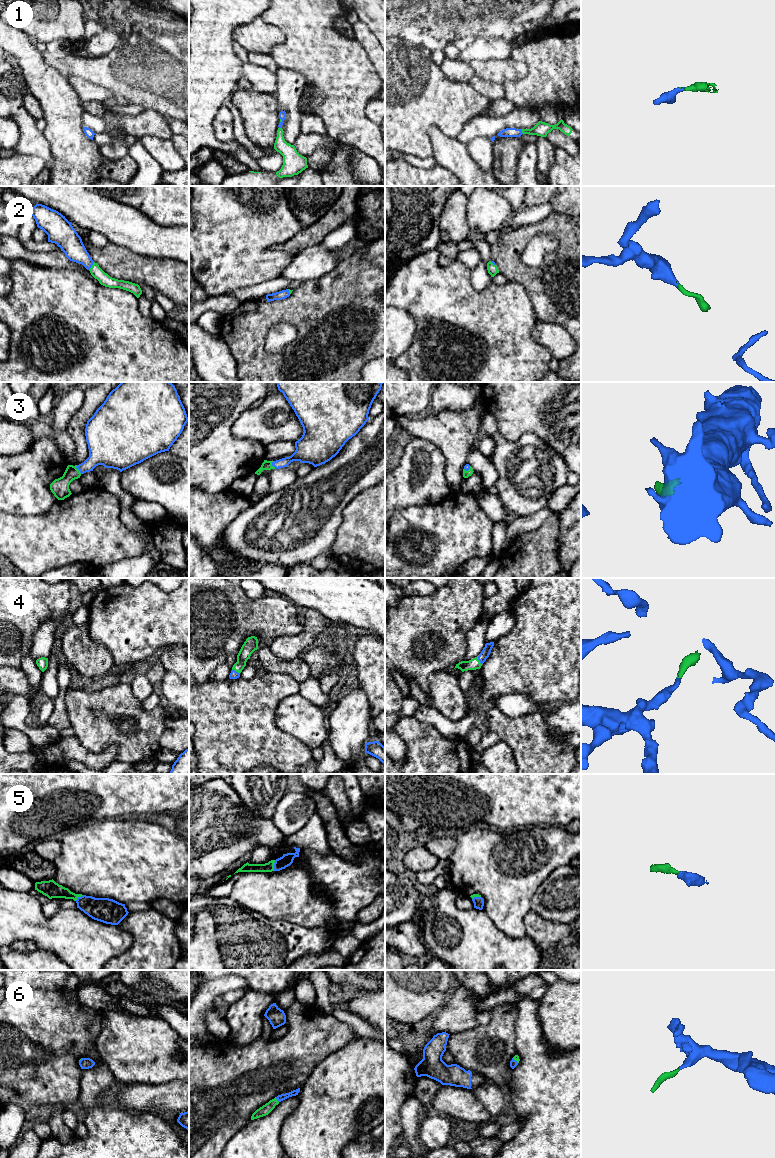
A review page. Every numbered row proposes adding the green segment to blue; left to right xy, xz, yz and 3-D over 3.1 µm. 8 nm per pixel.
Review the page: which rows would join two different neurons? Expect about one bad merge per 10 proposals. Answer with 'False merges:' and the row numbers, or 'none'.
False merges: none

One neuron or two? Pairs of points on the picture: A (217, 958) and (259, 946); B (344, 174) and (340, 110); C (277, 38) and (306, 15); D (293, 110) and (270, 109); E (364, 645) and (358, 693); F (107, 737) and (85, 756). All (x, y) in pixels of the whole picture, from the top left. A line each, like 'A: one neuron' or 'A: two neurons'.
A: one neuron
B: two neurons
C: two neurons
D: two neurons
E: two neurons
F: two neurons

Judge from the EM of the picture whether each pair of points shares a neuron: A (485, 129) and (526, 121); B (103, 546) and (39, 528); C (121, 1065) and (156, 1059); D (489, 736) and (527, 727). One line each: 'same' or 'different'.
A: same
B: same
C: same
D: different

